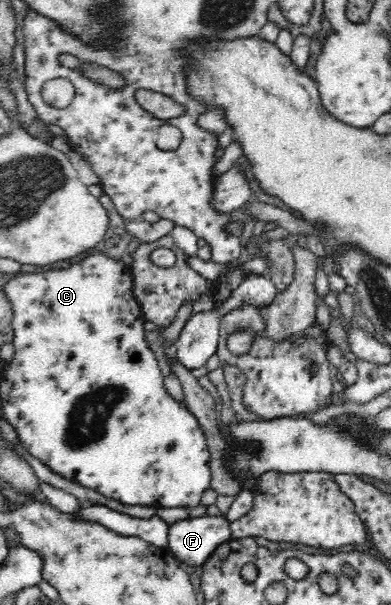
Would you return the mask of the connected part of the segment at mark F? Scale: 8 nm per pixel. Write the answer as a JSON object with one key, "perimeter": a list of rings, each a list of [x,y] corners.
{"perimeter":[[[225,516],[187,517],[168,526],[167,546],[181,563],[201,566],[224,542],[232,539]]]}

